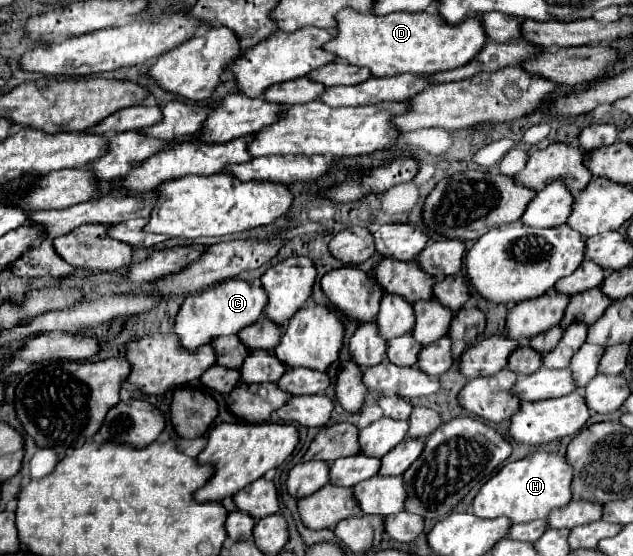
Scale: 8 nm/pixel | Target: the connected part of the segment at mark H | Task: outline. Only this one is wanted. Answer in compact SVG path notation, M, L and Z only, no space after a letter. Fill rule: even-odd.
M536 451L520 461L504 465L476 495L474 515L482 519L508 517L512 523L528 523L534 519L546 519L556 507L564 507L570 499L570 483L574 471L564 455L554 455L548 451Z

